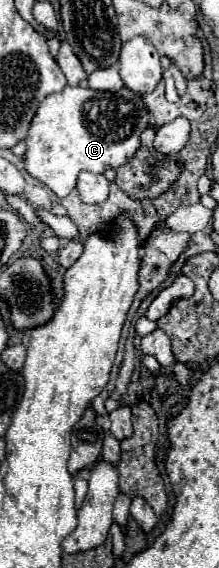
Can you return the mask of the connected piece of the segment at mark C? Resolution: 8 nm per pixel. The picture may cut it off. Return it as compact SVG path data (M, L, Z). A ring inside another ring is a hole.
M65 87L61 93L49 95L41 101L33 121L31 129L27 133L27 153L25 153L25 169L31 177L45 183L57 197L67 197L77 183L79 171L91 171L91 173L105 173L107 169L119 169L125 165L135 151L141 147L139 135L143 129L147 129L149 123L149 111L141 99L139 93L133 93L131 89L123 87L115 93L107 91L93 91L82 87Z

